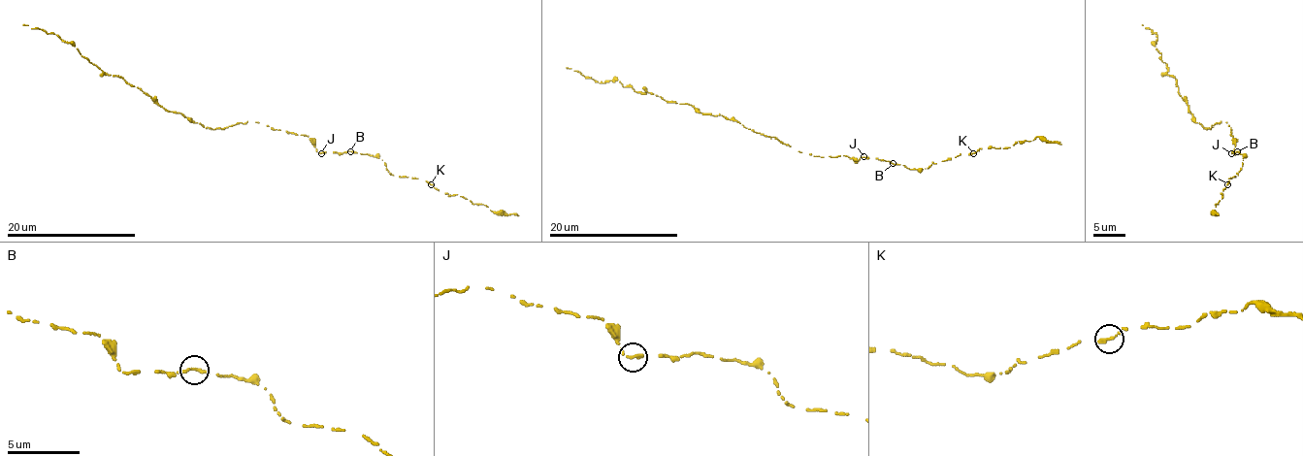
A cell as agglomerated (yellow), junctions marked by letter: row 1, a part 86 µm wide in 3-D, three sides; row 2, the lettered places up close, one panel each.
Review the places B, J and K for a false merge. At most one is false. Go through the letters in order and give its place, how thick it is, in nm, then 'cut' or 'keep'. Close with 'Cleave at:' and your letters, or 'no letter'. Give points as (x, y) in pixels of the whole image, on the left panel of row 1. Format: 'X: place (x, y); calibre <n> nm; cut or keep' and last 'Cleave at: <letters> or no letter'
B: place (350, 151); calibre 280 nm; keep
J: place (321, 153); calibre 280 nm; keep
K: place (431, 184); calibre 280 nm; keep
Cleave at: no letter

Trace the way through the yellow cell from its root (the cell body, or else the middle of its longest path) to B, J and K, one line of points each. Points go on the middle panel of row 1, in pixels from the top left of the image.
B: (816, 156), (846, 155), (854, 160), (865, 156), (893, 163)
J: (816, 156), (846, 155), (854, 160), (863, 156)
K: (816, 156), (846, 155), (854, 160), (865, 156), (921, 170), (960, 153), (974, 153)

